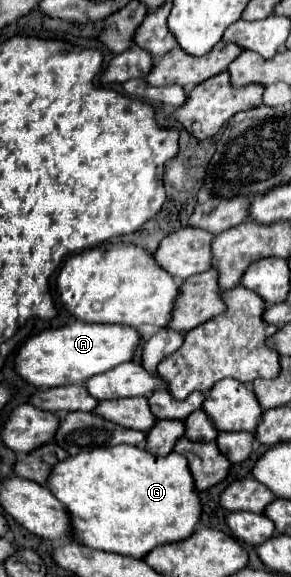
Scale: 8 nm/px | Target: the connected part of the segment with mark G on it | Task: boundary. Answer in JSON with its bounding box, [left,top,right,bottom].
[47,444,203,560]

